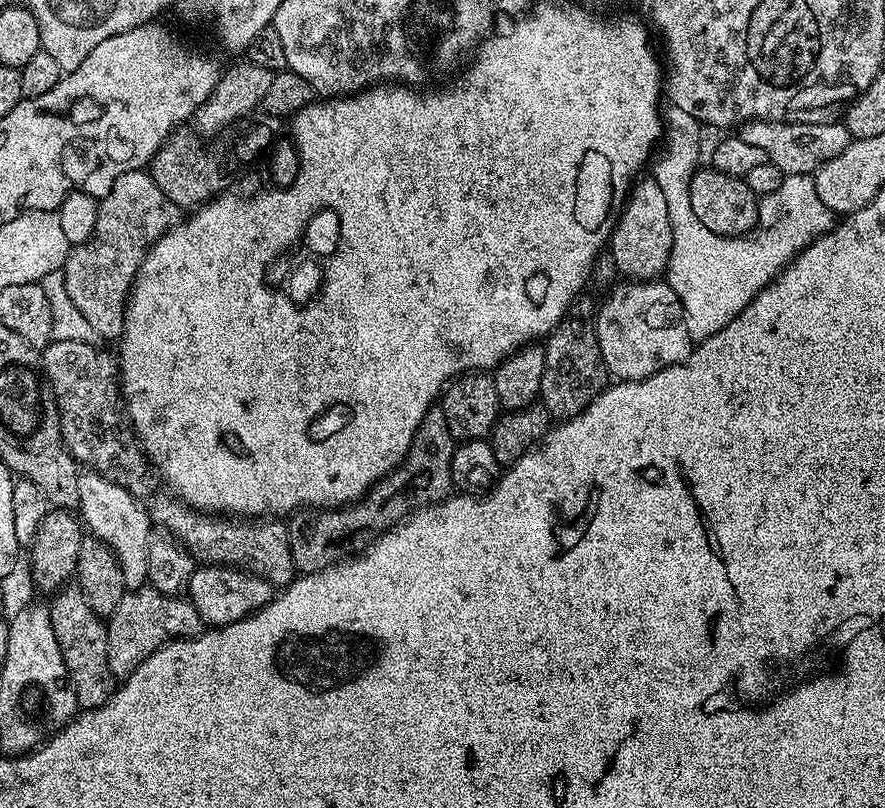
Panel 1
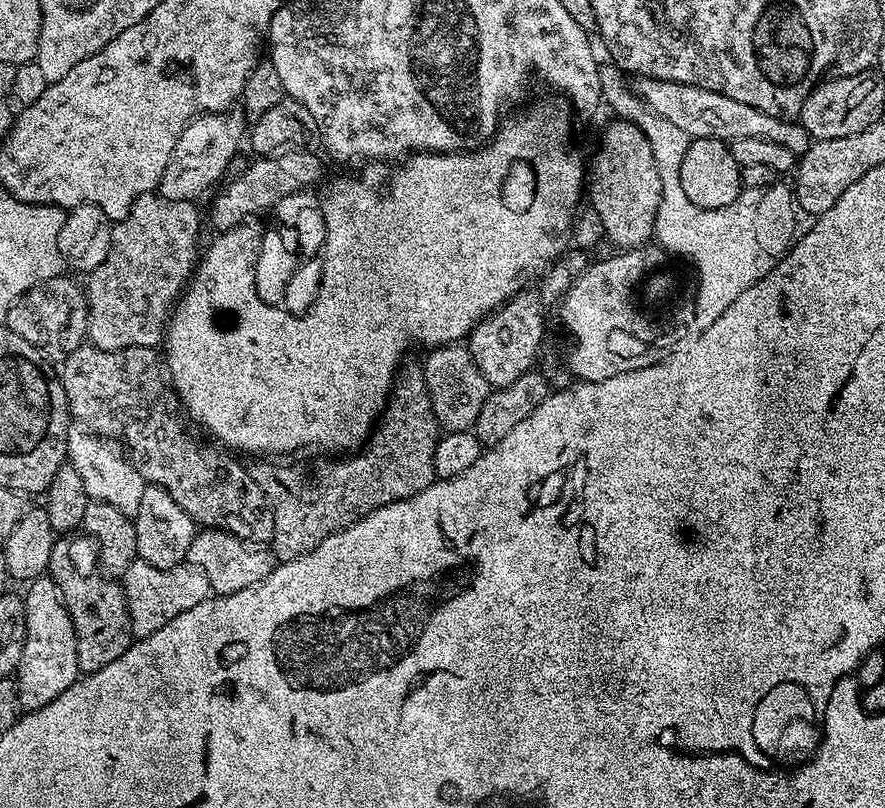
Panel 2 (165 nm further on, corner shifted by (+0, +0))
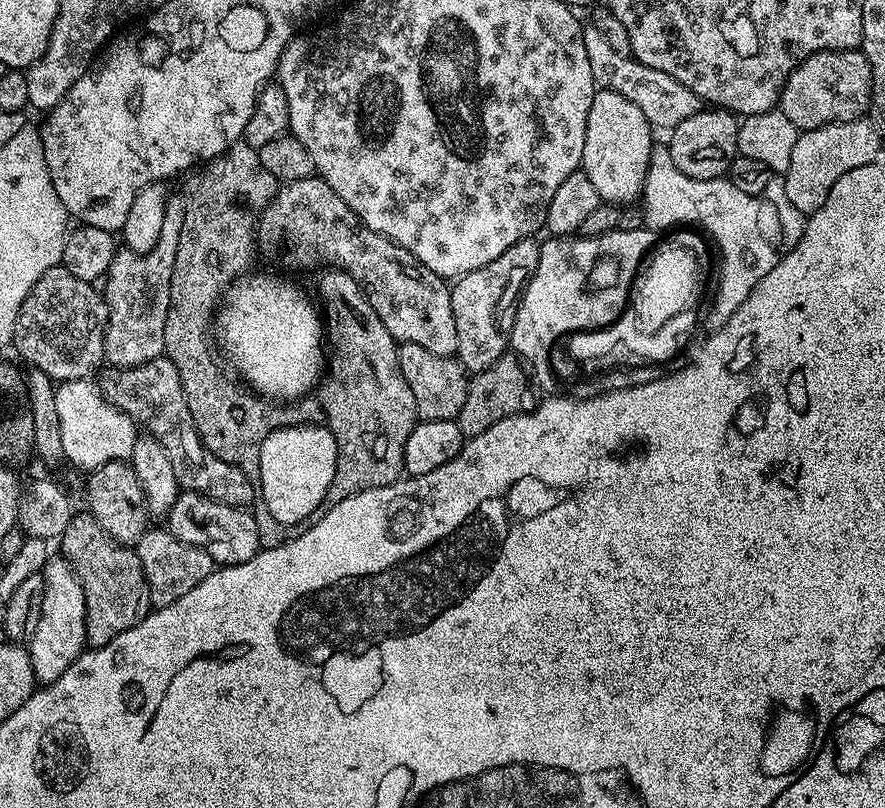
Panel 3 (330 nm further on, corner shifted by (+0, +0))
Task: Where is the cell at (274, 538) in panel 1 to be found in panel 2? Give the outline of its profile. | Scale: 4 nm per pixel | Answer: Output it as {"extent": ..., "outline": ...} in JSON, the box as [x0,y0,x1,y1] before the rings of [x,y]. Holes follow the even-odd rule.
{"extent":[58,342,274,545],"outline":[[[85,342],[62,361],[58,373],[68,399],[71,419],[87,431],[109,437],[123,445],[128,459],[138,474],[142,474],[145,485],[157,484],[159,488],[164,488],[166,494],[170,494],[170,498],[174,498],[174,502],[178,502],[178,506],[182,506],[182,510],[186,510],[186,514],[190,514],[192,521],[201,529],[217,528],[255,544],[267,545],[271,541],[274,510],[266,494],[262,494],[251,471],[243,468],[231,451],[219,447],[207,448],[194,437],[188,436],[189,425],[176,417],[181,415],[182,405],[157,349],[134,346],[126,350],[98,350],[93,344]]]}

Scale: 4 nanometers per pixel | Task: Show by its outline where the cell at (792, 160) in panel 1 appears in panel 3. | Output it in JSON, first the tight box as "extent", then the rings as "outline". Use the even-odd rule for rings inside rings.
{"extent":[584,27,701,130],"outline":[[[596,27],[584,28],[584,45],[586,58],[590,58],[590,74],[594,74],[597,89],[614,90],[614,94],[630,98],[630,102],[634,102],[634,106],[638,106],[638,110],[646,114],[653,129],[671,130],[686,122],[690,114],[700,112],[701,98],[698,94],[694,94],[694,90],[690,90],[690,86],[682,86],[682,82],[670,78],[670,74],[662,74],[662,70],[654,70],[632,56],[618,54],[618,50],[614,50],[614,46],[606,42],[606,38]]]}

